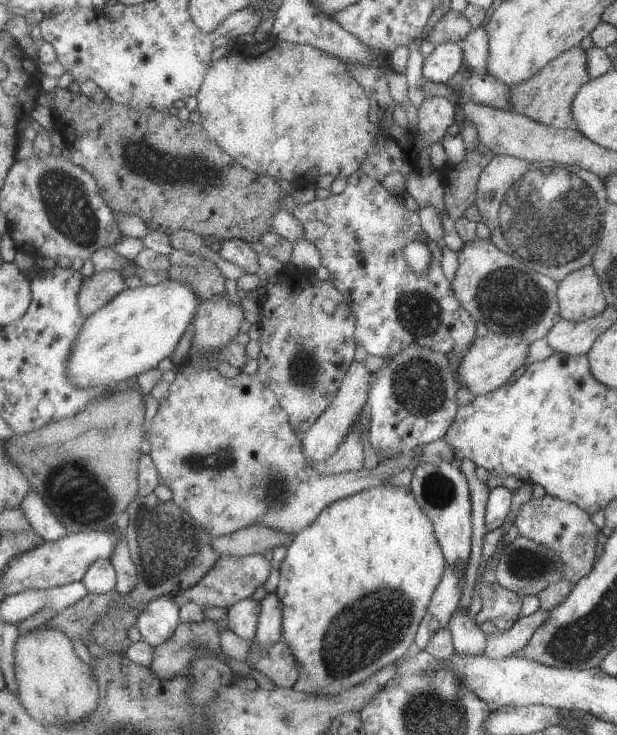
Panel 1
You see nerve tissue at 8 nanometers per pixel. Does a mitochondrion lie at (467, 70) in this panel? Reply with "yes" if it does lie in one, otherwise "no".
no

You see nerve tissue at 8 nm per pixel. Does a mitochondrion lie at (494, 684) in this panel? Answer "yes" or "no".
no

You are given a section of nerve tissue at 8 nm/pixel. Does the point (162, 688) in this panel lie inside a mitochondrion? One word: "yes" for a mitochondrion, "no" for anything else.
no

